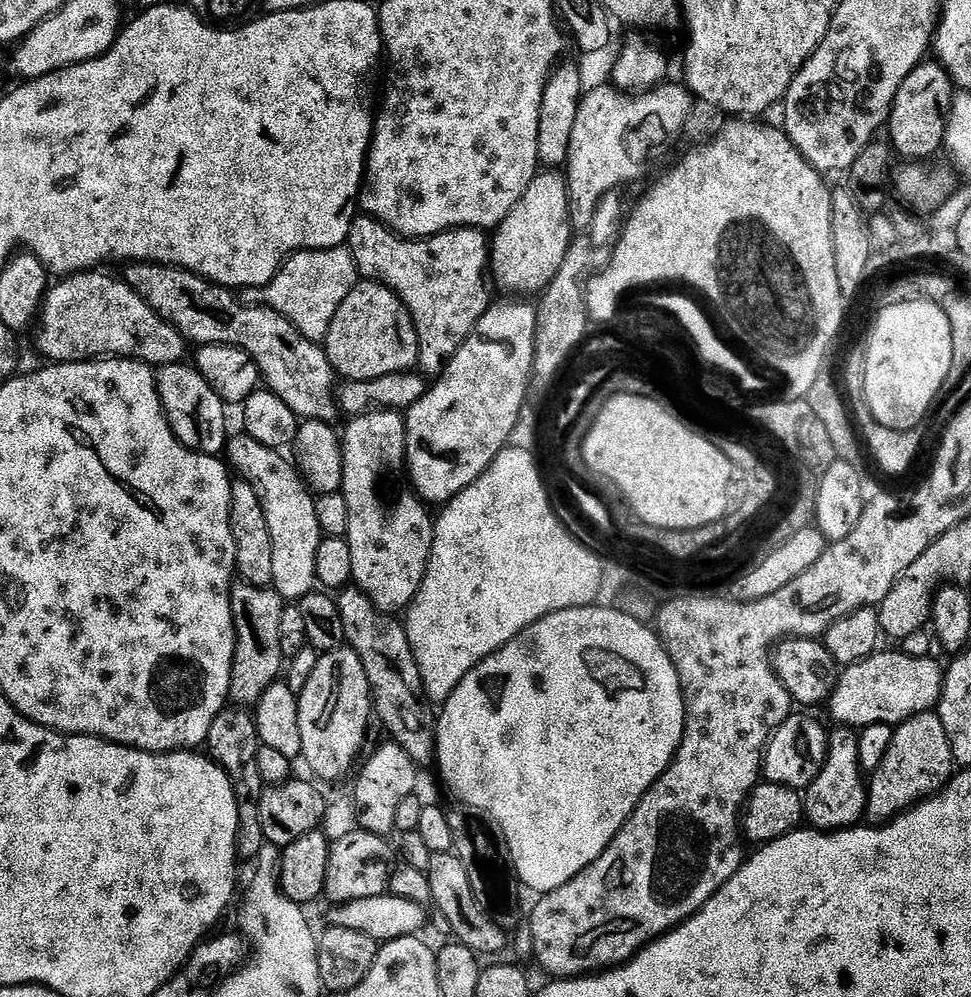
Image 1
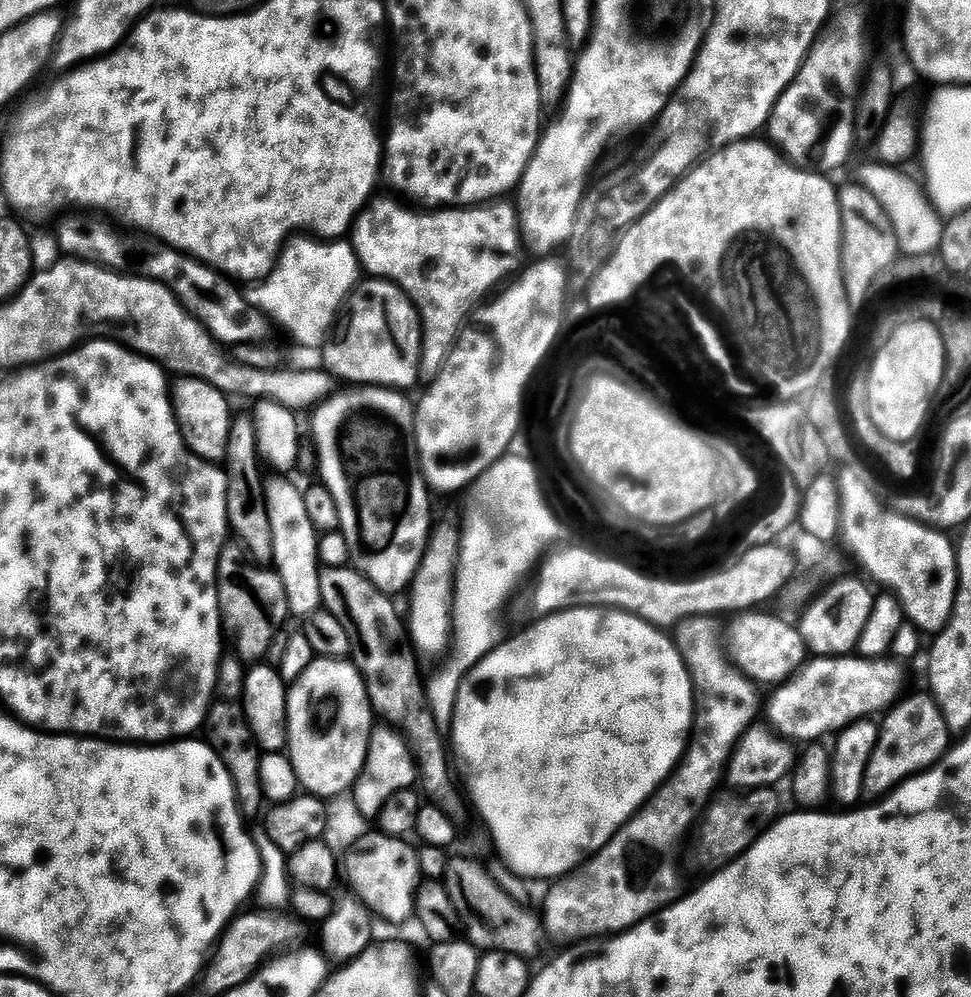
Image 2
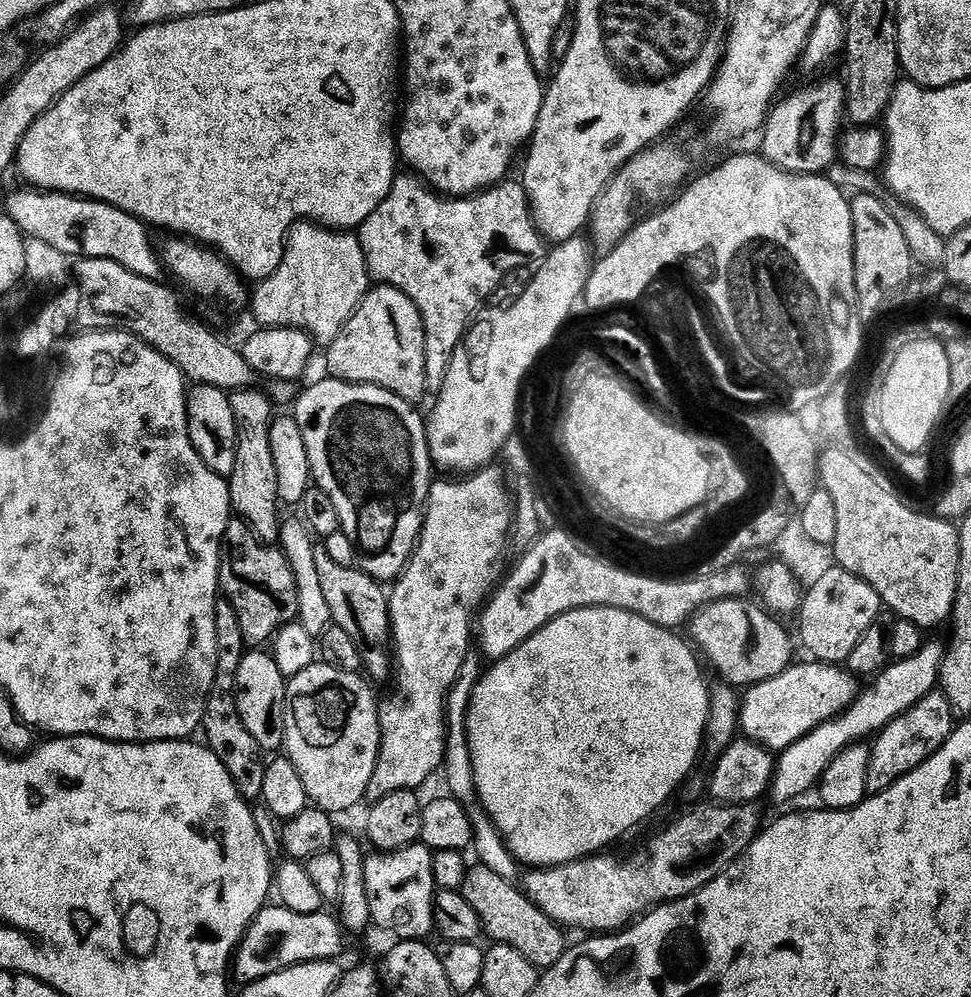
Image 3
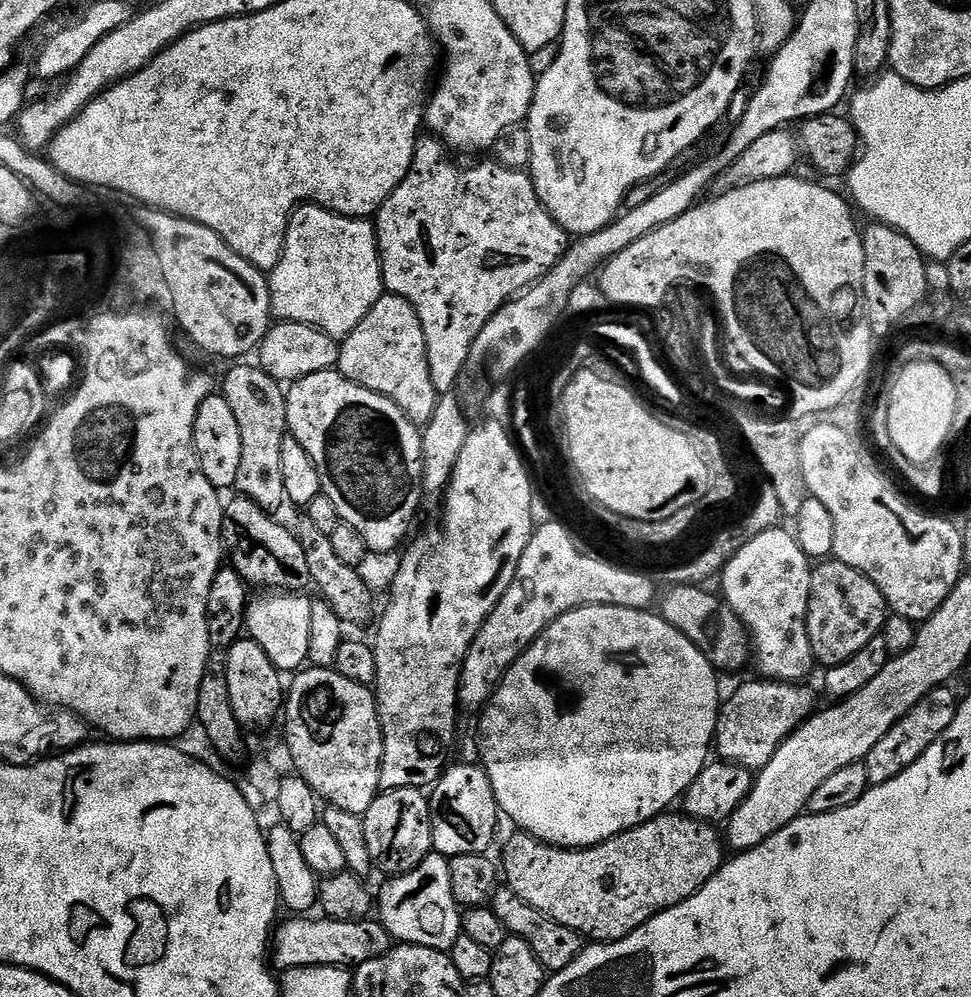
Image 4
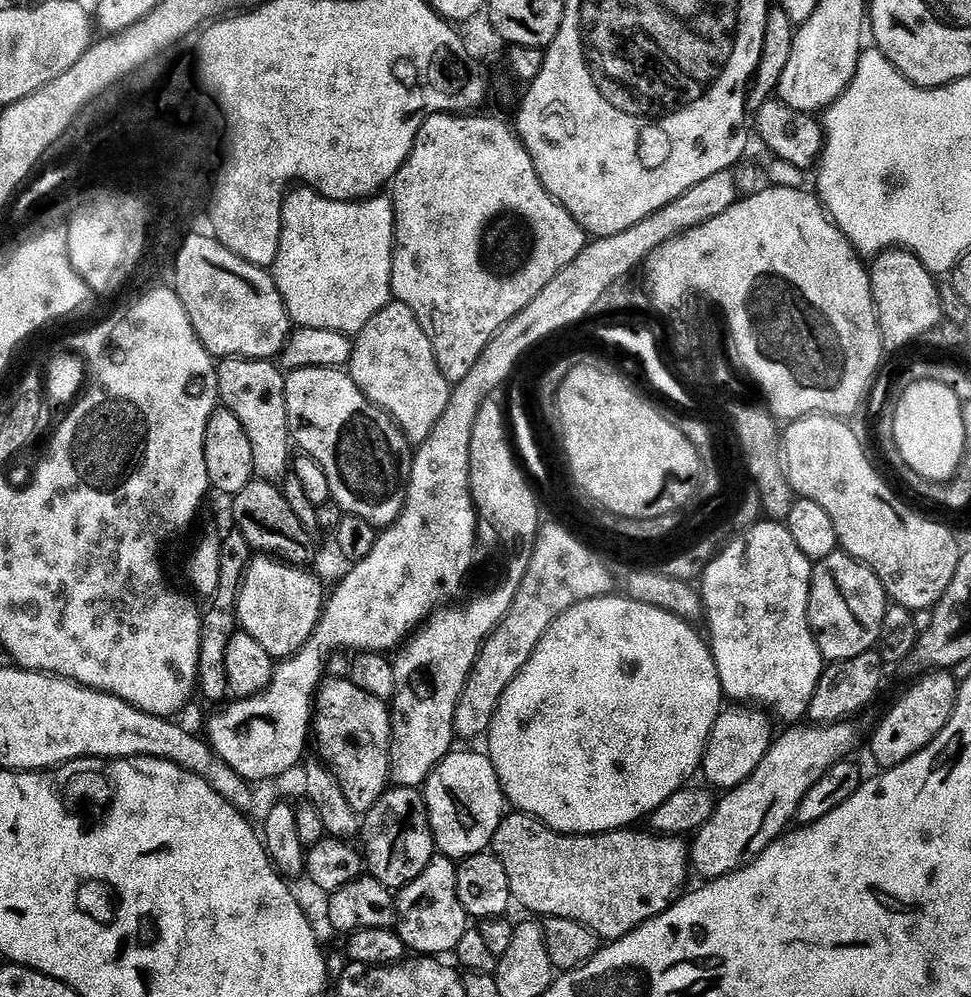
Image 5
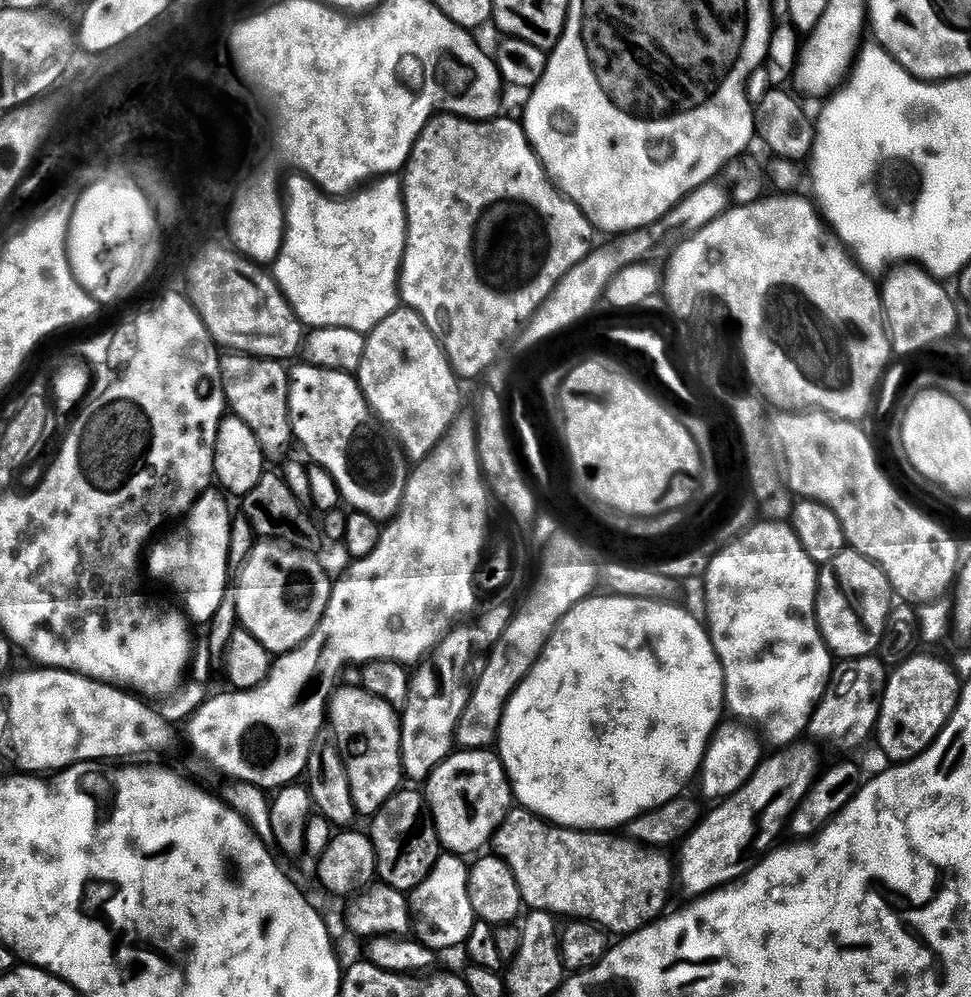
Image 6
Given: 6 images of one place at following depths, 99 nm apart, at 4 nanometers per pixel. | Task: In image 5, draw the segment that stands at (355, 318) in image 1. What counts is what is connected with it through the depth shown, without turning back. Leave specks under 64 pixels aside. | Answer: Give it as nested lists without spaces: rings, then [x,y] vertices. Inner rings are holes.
[[[390,302],[366,322],[366,326],[355,337],[352,356],[346,365],[352,380],[362,394],[392,417],[404,431],[404,436],[418,446],[430,438],[438,418],[442,418],[450,402],[453,385],[440,370],[434,358],[434,346],[426,338],[426,330],[418,326],[414,310],[399,302]]]

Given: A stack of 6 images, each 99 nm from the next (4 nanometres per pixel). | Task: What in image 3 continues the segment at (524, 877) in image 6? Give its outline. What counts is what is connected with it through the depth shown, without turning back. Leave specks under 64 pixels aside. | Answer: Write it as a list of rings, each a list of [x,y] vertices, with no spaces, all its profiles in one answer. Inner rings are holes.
[[[712,802],[709,805],[709,808],[696,808],[670,821],[657,836],[649,838],[645,848],[638,849],[625,860],[620,856],[608,856],[612,854],[597,854],[569,864],[559,864],[556,868],[532,868],[522,883],[523,891],[551,920],[565,929],[581,928],[584,934],[619,933],[649,910],[673,900],[683,900],[685,896],[692,896],[705,888],[735,860],[745,855],[753,840],[760,835],[762,823],[755,803],[732,805]]]

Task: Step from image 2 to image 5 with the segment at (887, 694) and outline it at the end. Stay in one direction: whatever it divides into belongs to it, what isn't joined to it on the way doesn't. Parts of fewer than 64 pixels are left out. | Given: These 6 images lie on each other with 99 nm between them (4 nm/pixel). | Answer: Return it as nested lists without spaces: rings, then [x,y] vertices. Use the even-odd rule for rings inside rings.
[[[756,706],[728,707],[721,711],[714,722],[704,751],[702,776],[705,776],[709,780],[707,783],[716,790],[731,790],[746,782],[746,778],[750,778],[754,770],[758,770],[762,758],[766,758],[766,754],[772,749],[774,739],[774,731],[772,732],[772,724],[768,721],[767,711]]]

